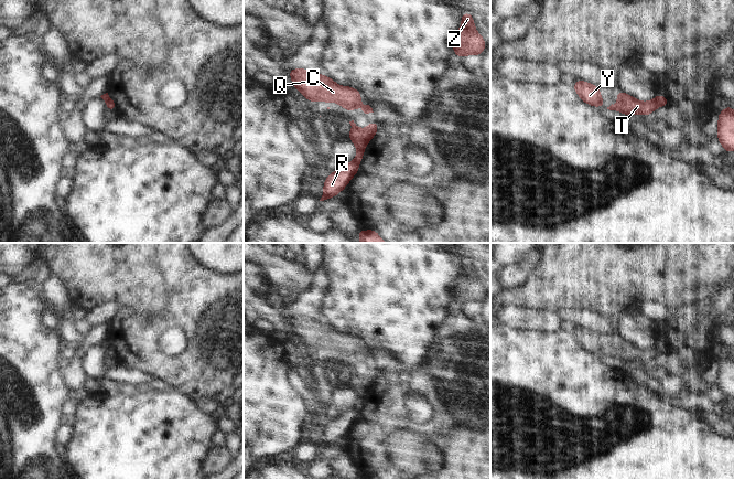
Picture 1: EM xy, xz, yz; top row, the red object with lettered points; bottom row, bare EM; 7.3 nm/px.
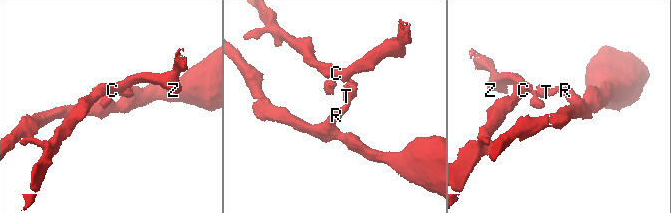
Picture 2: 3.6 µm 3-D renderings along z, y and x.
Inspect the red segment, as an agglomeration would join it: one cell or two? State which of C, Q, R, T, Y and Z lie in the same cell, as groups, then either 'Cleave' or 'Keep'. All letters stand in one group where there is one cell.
Groups: C Q T Y Z / R. Cleave.

